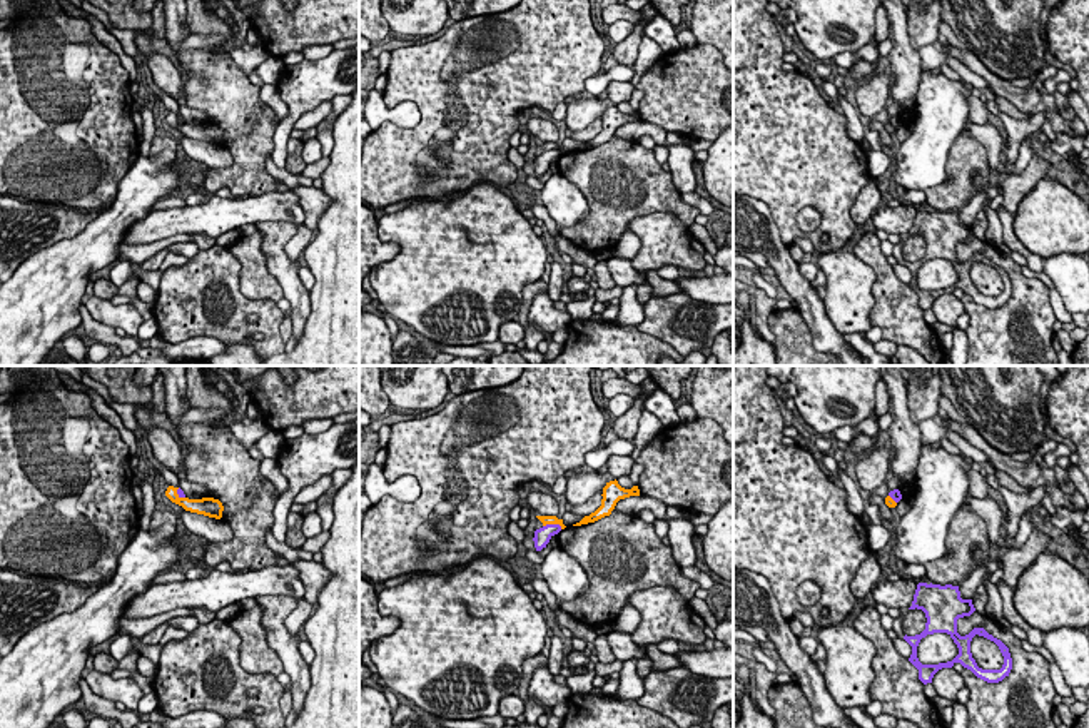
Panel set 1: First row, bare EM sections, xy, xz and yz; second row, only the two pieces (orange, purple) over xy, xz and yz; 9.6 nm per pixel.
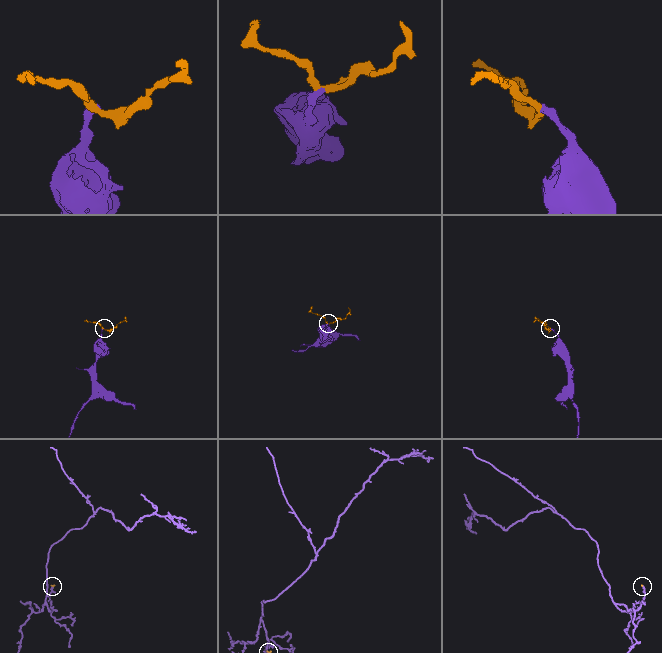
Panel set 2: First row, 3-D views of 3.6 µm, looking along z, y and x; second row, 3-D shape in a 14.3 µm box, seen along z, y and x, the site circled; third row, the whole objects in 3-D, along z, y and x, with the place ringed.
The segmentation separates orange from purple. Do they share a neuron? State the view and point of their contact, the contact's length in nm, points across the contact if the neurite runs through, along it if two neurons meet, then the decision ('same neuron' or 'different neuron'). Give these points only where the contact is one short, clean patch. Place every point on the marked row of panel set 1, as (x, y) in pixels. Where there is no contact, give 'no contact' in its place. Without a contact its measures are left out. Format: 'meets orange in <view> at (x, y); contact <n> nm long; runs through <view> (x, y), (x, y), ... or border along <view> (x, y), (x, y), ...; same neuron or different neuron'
meets orange in xz at (553, 523); contact 190 nm long; border along xz (543, 526), (558, 525), (562, 528); different neuron

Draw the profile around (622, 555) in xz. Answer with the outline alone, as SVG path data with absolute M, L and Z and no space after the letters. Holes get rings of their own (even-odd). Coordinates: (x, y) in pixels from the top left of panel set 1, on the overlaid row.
M613 509L610 516L595 523L568 526L558 533L558 548L581 564L590 581L583 594L573 601L560 601L560 606L588 626L613 623L631 594L651 586L675 588L685 601L691 601L700 588L680 573L671 546L663 544L653 524L641 521L636 514Z

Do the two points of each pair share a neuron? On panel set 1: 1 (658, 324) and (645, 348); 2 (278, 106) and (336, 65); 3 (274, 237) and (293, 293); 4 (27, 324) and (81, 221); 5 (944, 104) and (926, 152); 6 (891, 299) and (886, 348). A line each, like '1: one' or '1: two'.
1: two
2: two
3: one
4: two
5: one
6: two

